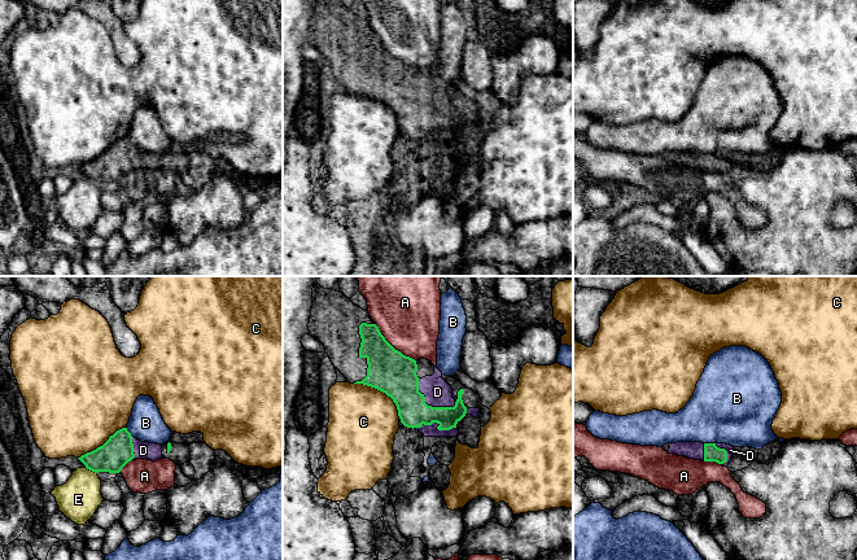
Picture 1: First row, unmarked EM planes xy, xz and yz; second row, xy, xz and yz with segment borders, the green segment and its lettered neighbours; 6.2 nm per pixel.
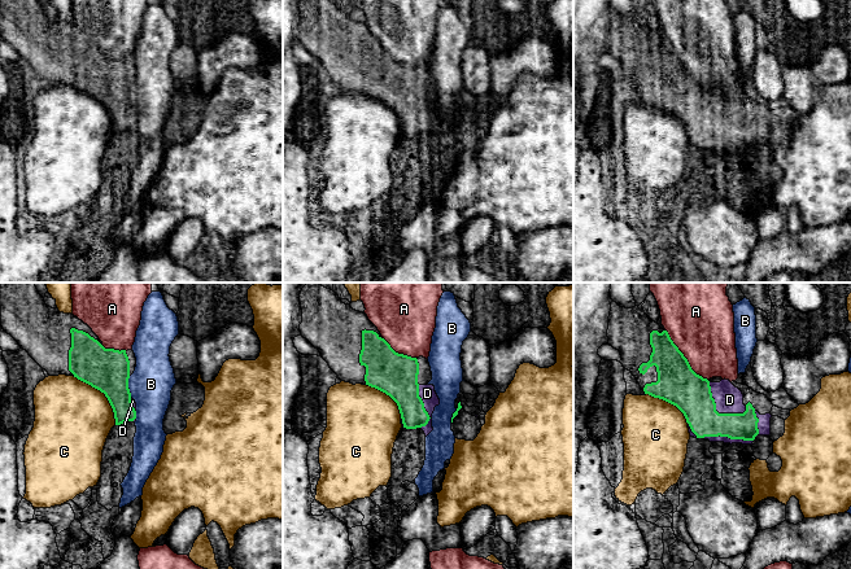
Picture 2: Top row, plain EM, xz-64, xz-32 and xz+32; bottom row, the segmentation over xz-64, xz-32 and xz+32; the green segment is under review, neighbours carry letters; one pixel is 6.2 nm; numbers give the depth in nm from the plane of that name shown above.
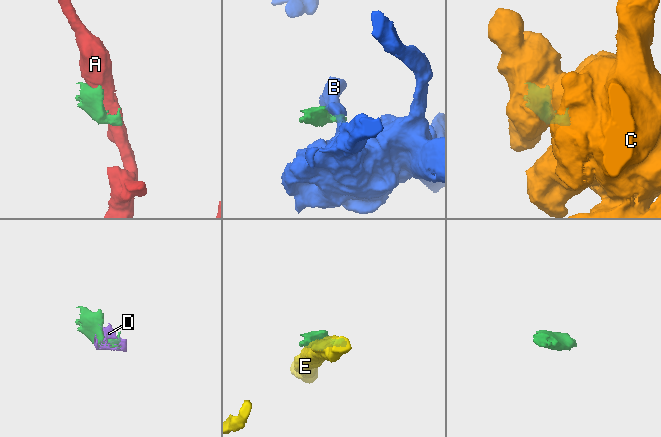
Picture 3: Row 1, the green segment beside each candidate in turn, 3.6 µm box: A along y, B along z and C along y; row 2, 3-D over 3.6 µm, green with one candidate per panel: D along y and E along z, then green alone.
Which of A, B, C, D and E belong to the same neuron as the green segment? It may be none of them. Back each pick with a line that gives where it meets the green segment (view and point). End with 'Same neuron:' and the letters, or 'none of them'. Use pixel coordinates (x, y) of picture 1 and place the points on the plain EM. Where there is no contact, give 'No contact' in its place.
D: Touches green at xz (429, 116)
Same neuron: D

